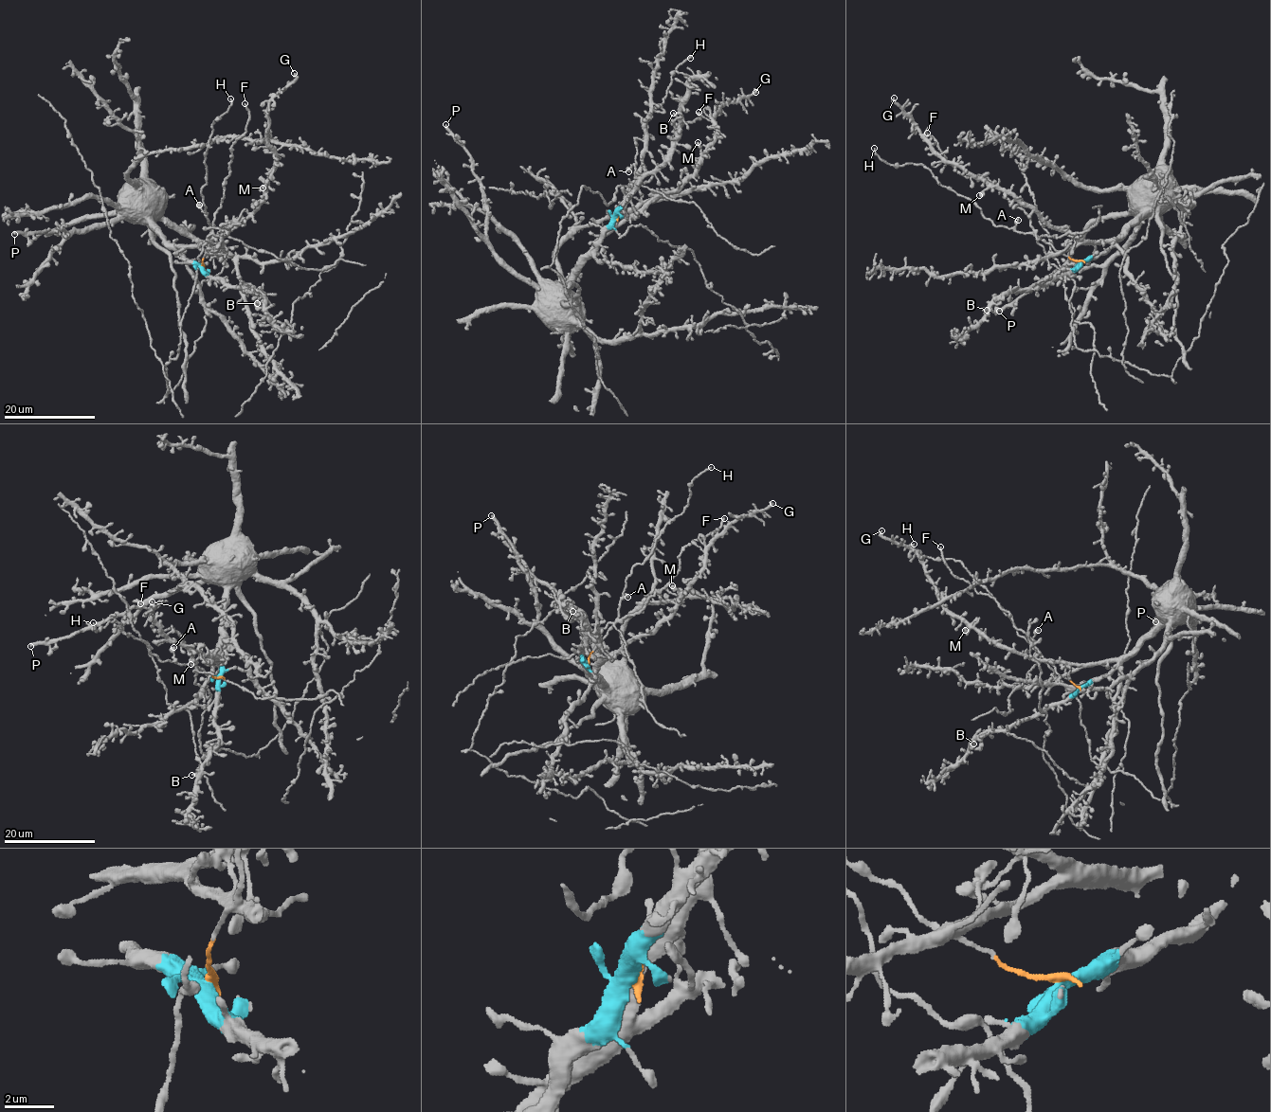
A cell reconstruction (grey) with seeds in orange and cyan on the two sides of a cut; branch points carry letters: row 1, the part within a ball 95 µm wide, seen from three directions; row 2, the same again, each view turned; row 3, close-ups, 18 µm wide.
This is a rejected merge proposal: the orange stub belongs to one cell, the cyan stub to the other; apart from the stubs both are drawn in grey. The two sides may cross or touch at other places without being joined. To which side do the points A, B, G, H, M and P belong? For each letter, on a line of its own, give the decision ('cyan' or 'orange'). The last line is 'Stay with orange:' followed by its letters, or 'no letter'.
A: orange
B: cyan
G: cyan
H: orange
M: cyan
P: cyan
Stay with orange: A, H

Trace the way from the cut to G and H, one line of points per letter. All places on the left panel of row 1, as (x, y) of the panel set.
G: (202, 266), (178, 248), (229, 232), (258, 206), (276, 161), (268, 142), (266, 107), (291, 84), (294, 73)
H: (202, 266), (210, 230), (201, 190), (206, 182), (205, 153), (214, 119), (231, 103), (229, 98)

